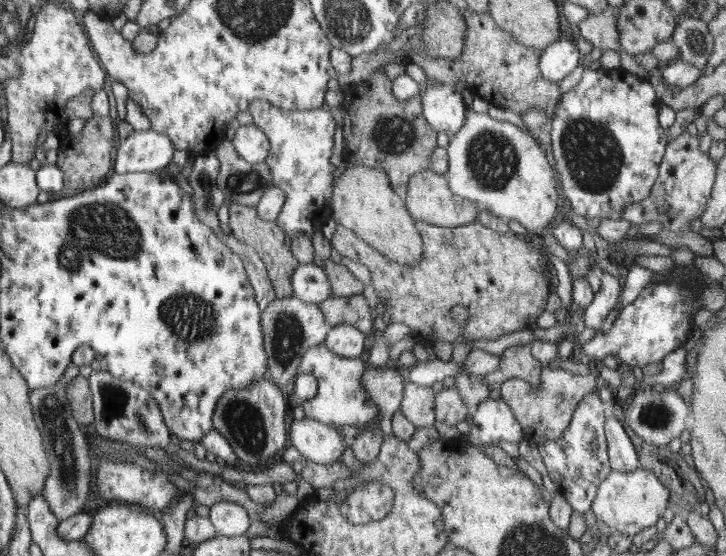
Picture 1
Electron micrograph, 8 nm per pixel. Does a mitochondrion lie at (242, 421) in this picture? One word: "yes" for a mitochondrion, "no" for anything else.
yes

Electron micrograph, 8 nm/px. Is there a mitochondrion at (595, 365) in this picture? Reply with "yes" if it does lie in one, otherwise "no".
no

